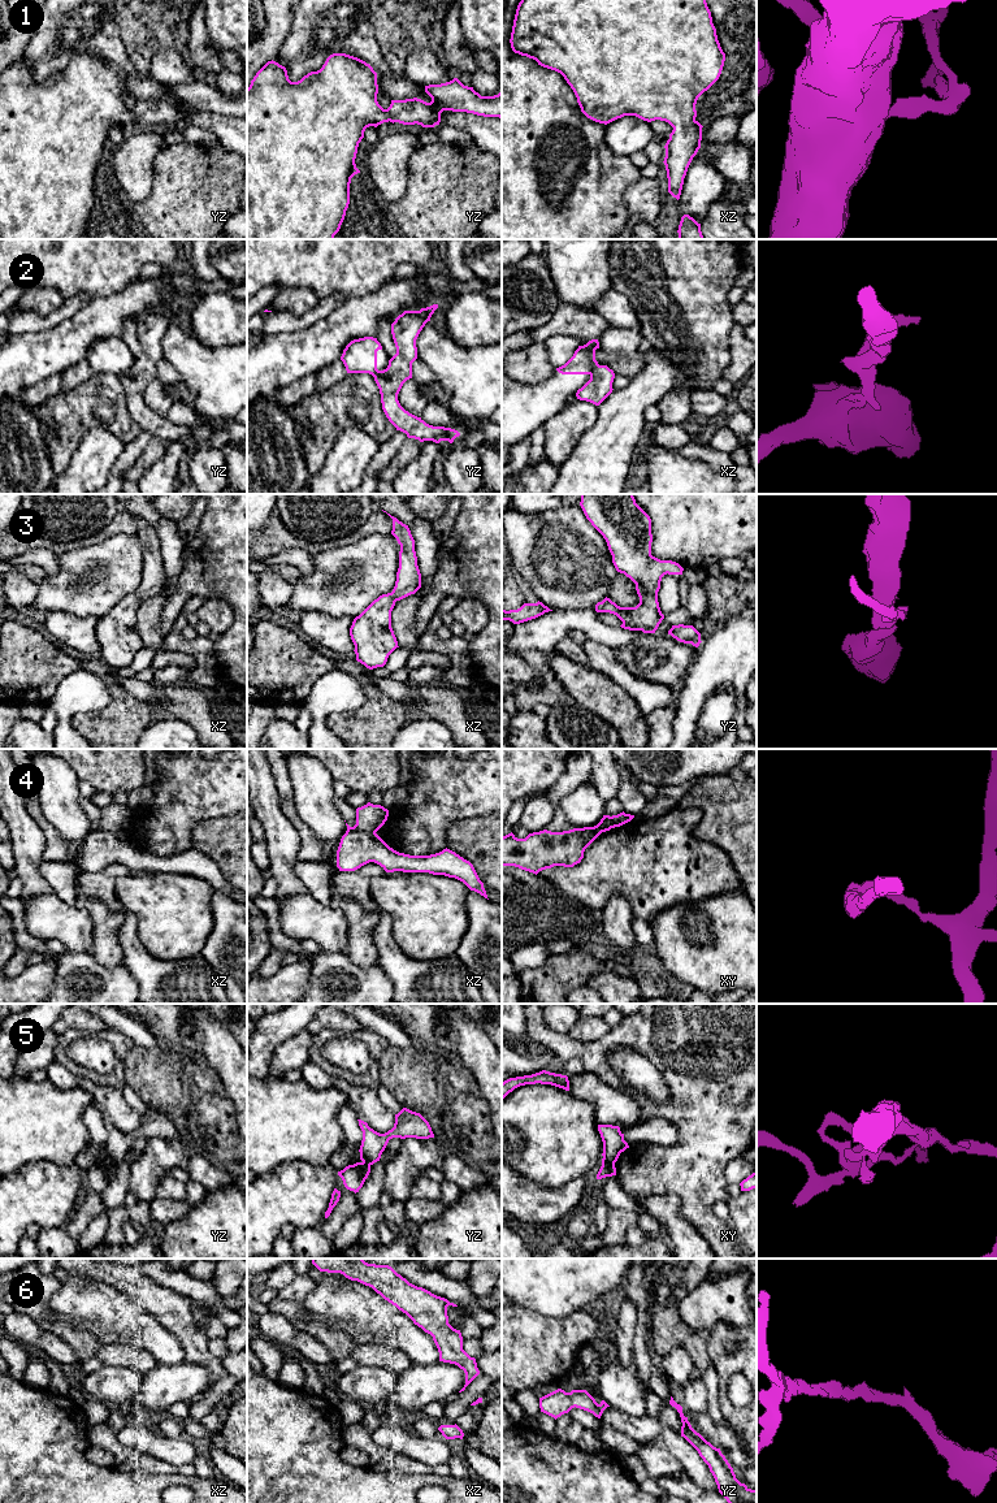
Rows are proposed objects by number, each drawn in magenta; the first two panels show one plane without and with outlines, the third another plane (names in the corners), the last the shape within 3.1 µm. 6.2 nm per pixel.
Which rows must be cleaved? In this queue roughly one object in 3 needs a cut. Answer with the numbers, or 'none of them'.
2, 4, 5

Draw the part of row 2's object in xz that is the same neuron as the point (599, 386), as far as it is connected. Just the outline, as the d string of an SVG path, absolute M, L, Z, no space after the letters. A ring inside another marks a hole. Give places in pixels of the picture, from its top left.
M599 365L591 372L590 380L577 390L577 399L599 406L612 393L614 378L612 369L607 365Z

